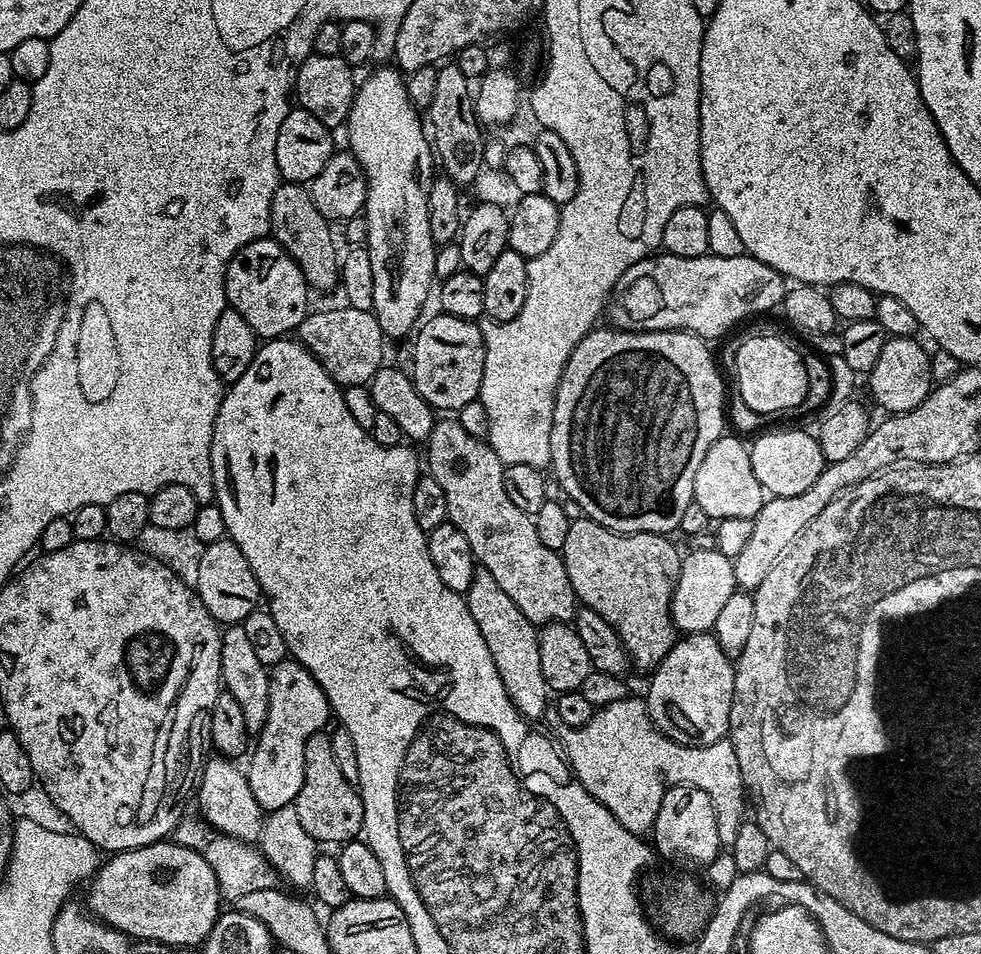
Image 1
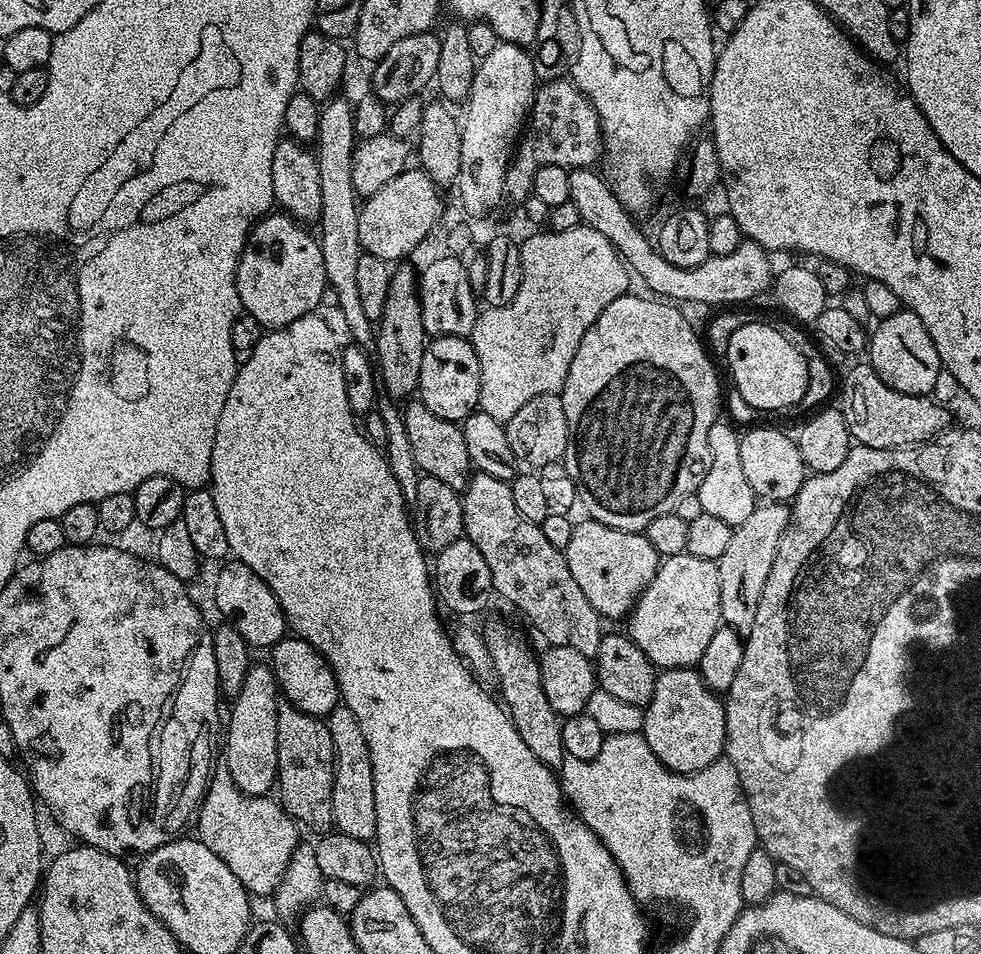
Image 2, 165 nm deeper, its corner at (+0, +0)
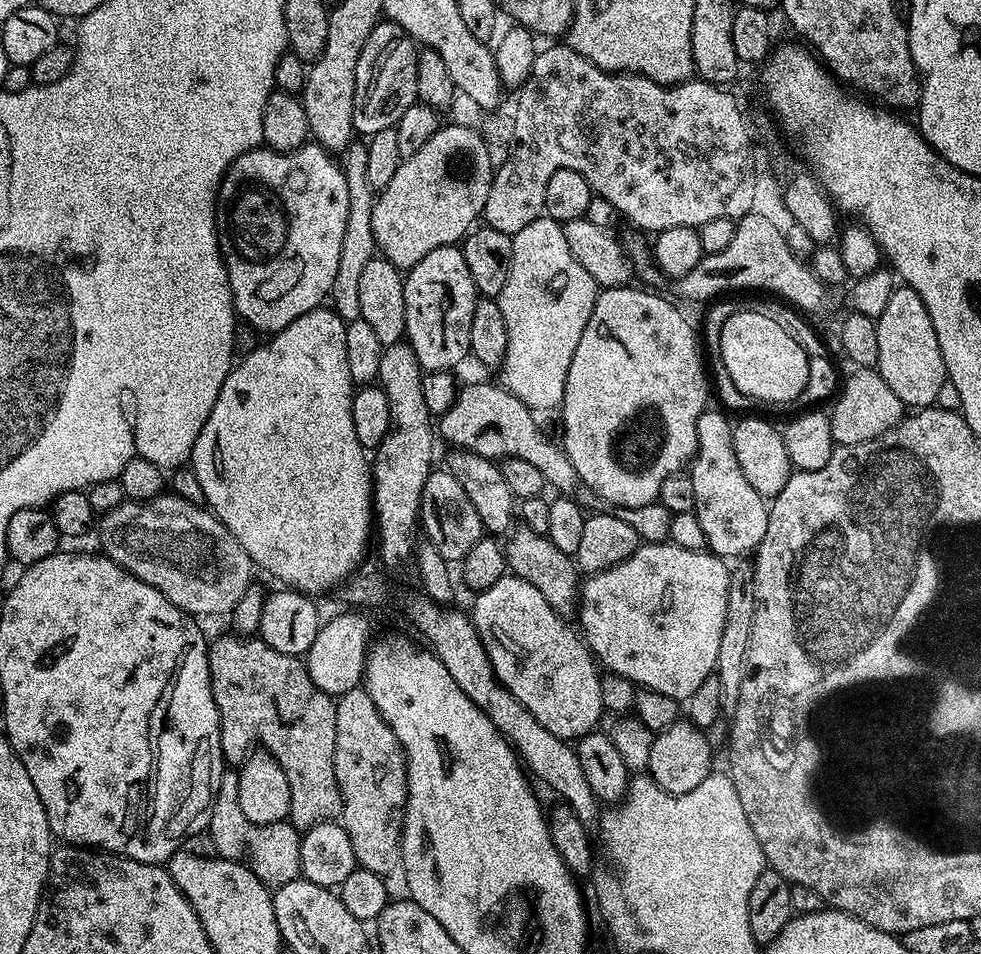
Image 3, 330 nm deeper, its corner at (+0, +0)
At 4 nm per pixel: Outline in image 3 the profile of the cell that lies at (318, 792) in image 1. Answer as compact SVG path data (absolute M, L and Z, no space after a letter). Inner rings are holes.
M239 634L231 635L232 636L220 636L216 641L213 639L208 650L208 669L210 670L210 678L212 679L214 702L218 706L222 752L225 752L230 759L236 760L235 762L243 762L244 759L248 757L249 752L257 747L256 740L260 740L259 747L263 749L263 751L270 753L278 762L278 766L282 766L282 770L290 782L290 810L288 814L293 827L297 830L307 830L318 826L322 822L339 821L344 815L344 807L342 806L342 794L338 786L338 778L334 774L334 738L336 737L334 714L336 713L336 700L328 696L322 690L318 690L318 686L314 686L314 682L308 673L307 663L305 663L301 657L278 654L278 650L274 650L265 640L259 638Z

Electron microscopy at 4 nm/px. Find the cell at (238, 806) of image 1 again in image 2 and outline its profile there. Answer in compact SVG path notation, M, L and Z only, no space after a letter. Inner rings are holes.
M225 764L213 767L208 787L197 812L197 839L208 850L230 866L249 895L273 895L290 858L300 843L299 825L292 817L287 817L280 802L273 797L242 794L230 777Z

